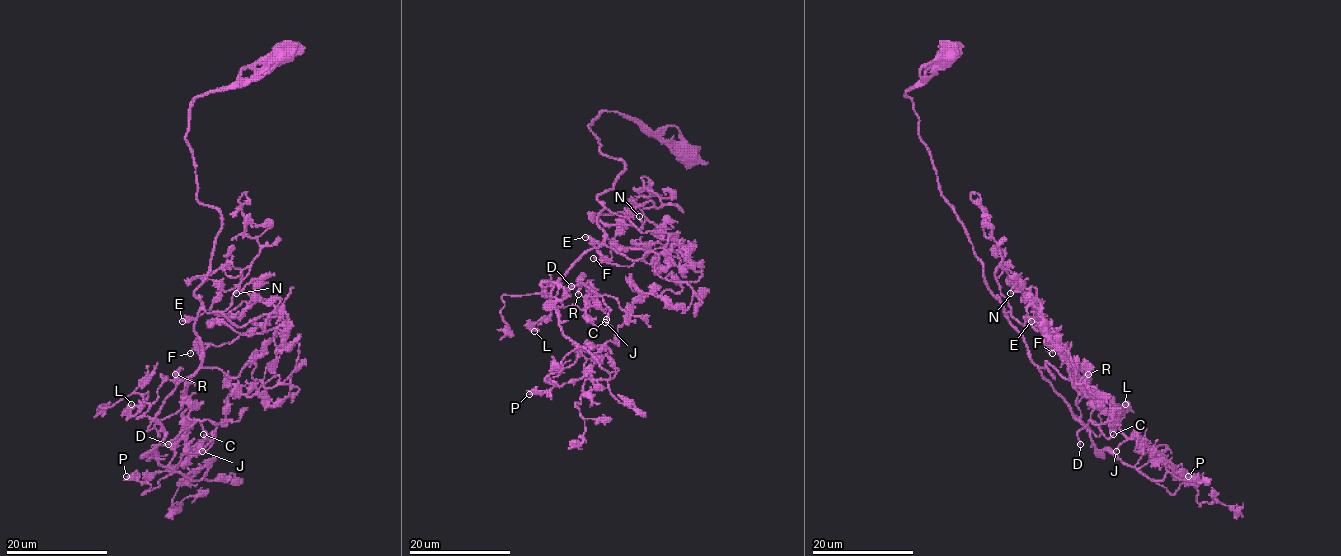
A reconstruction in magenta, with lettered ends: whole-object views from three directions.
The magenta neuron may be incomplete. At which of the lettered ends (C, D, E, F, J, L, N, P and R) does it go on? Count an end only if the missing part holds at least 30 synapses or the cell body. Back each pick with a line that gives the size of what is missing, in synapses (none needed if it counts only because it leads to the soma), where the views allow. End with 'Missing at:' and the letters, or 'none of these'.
C: 250 syn
J: 300 syn
Missing at: C, J

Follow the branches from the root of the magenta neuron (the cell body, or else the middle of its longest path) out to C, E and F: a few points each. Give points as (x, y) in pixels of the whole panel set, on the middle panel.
C: (687, 154), (618, 112), (588, 126), (624, 169), (558, 306), (601, 296), (606, 319)
E: (687, 154), (601, 112), (588, 127), (624, 169), (597, 199), (643, 233), (677, 233), (676, 244), (585, 237)
F: (687, 154), (618, 112), (592, 121), (624, 163), (597, 199), (670, 235), (630, 266), (593, 258)

